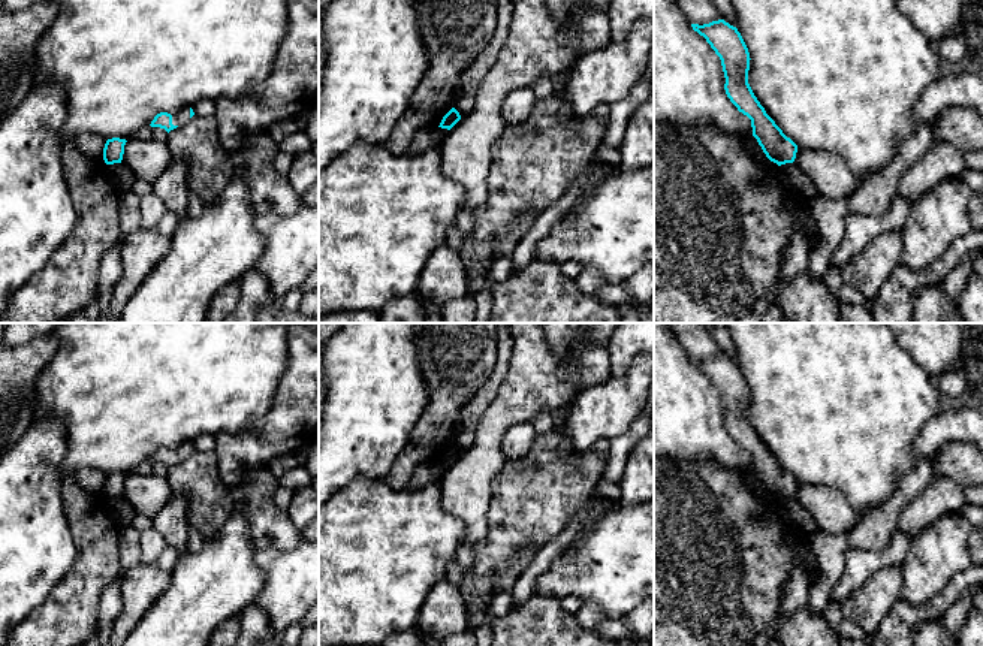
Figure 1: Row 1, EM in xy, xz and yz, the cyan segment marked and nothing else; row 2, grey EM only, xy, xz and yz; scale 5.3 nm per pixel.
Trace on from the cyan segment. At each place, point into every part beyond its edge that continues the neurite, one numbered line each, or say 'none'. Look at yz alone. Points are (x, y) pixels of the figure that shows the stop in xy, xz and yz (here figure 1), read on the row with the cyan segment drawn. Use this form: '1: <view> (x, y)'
none

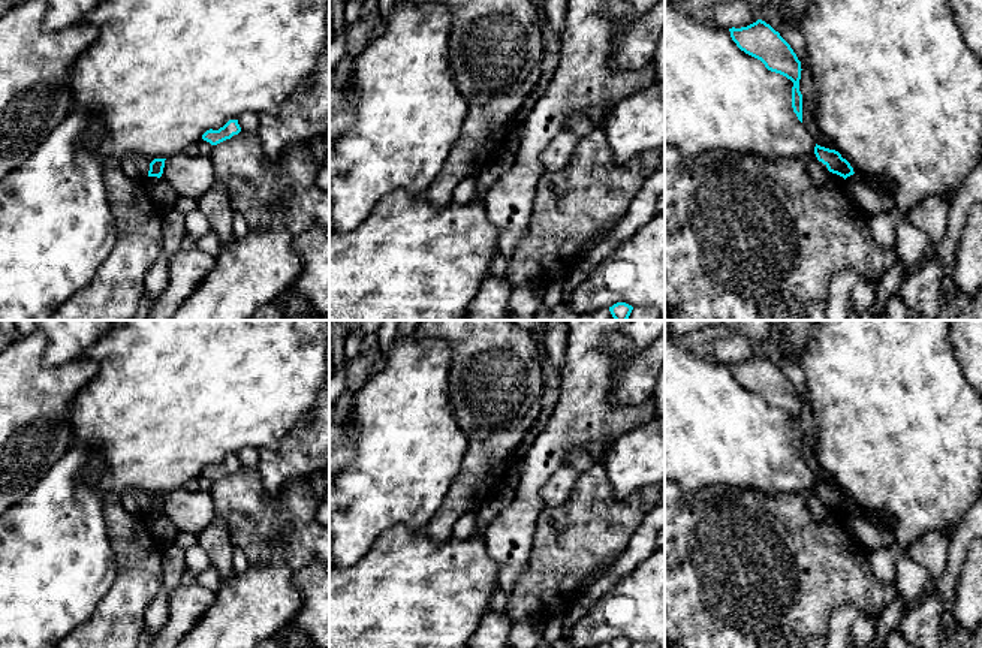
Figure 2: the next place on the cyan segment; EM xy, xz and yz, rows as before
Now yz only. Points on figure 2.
none

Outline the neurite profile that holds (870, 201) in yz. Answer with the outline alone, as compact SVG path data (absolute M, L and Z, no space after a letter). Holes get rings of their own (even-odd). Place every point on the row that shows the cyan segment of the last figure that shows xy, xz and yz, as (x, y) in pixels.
M856 174L843 181L843 187L850 199L864 211L865 216L886 214L897 210L892 196L870 187Z

